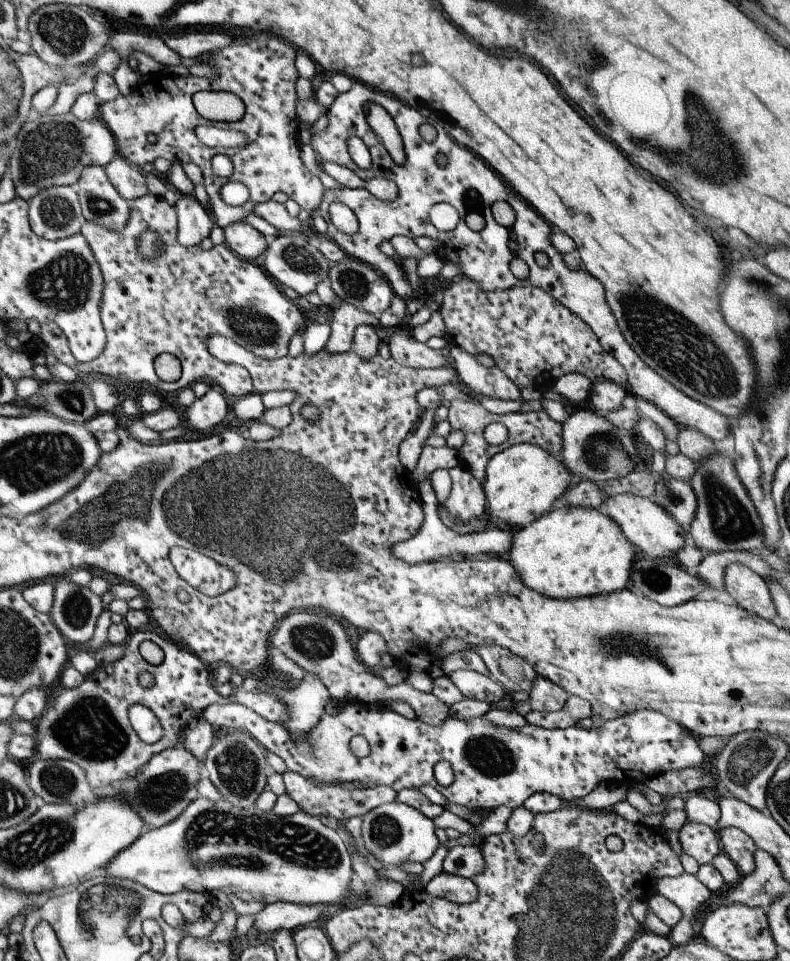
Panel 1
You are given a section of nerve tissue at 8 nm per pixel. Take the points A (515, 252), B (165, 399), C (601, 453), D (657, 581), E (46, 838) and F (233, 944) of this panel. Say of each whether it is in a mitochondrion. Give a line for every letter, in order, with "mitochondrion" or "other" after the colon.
A: other
B: other
C: mitochondrion
D: mitochondrion
E: mitochondrion
F: other

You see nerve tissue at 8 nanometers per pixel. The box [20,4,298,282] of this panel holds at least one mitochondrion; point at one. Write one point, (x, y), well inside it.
(64, 32)

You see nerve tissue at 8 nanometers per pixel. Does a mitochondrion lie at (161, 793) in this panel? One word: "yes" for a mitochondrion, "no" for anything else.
yes

